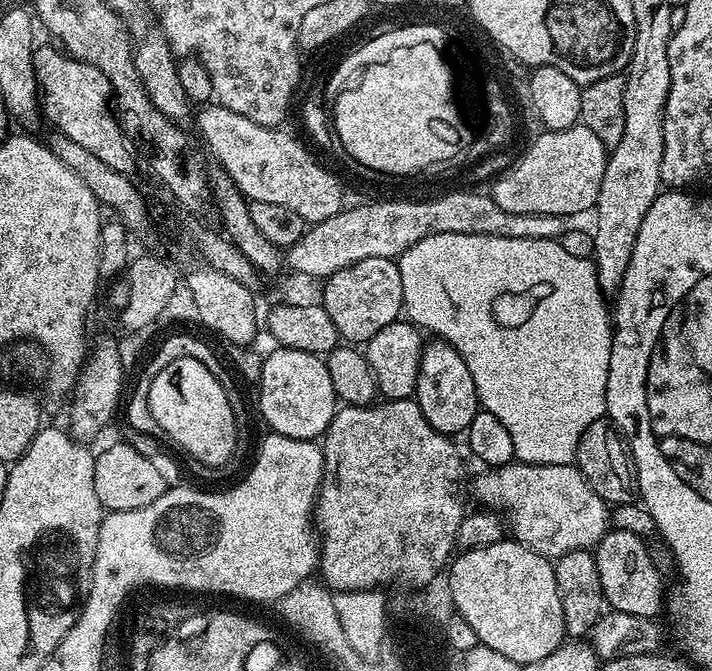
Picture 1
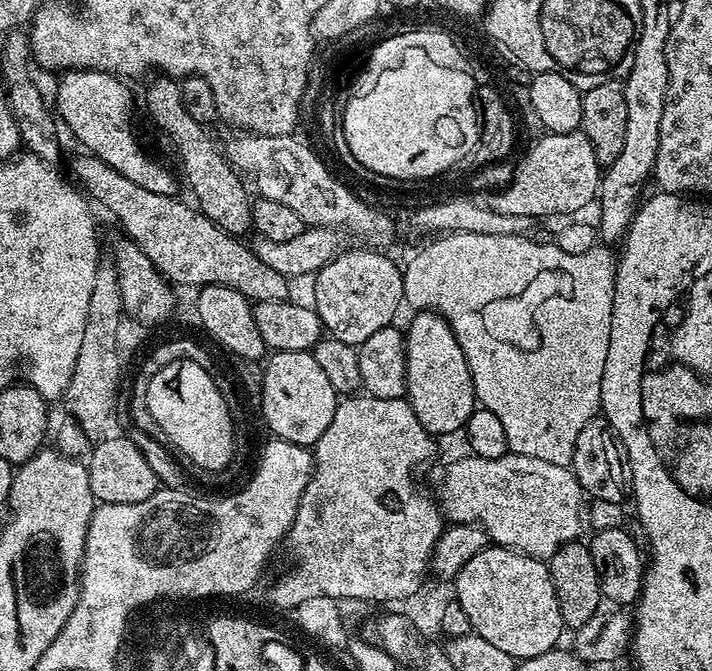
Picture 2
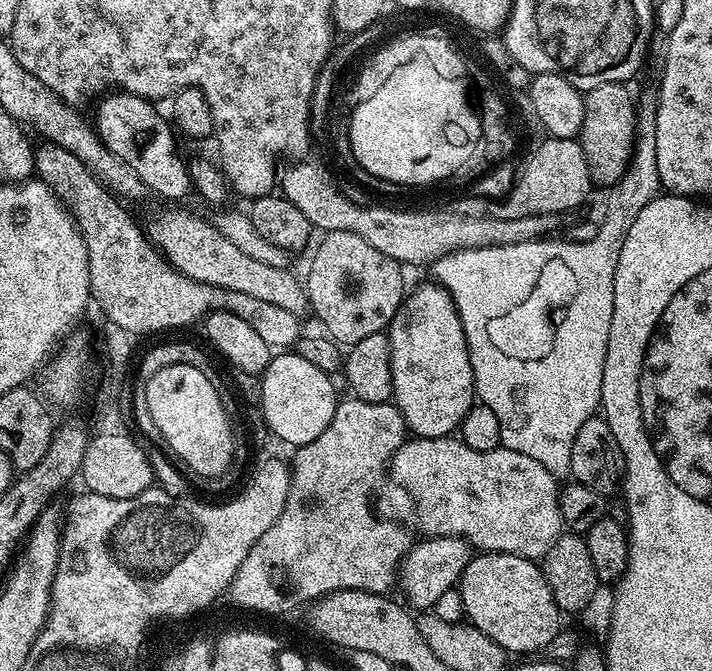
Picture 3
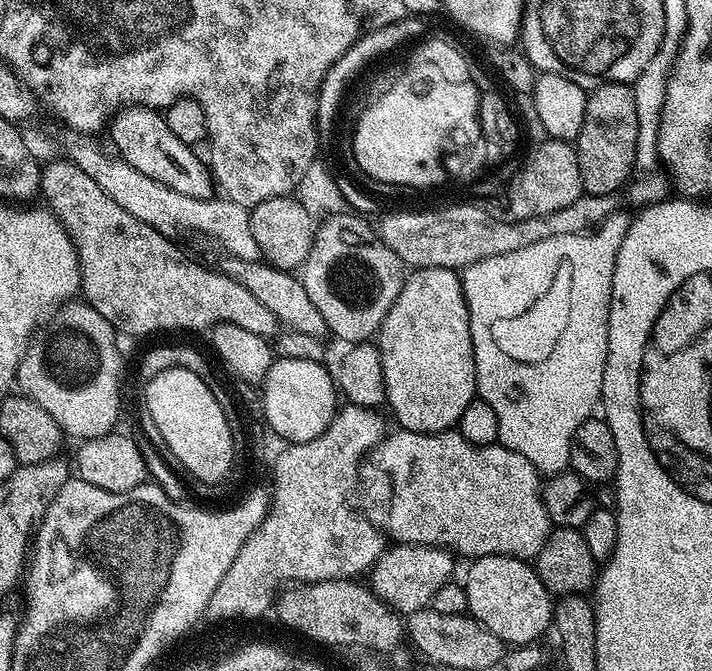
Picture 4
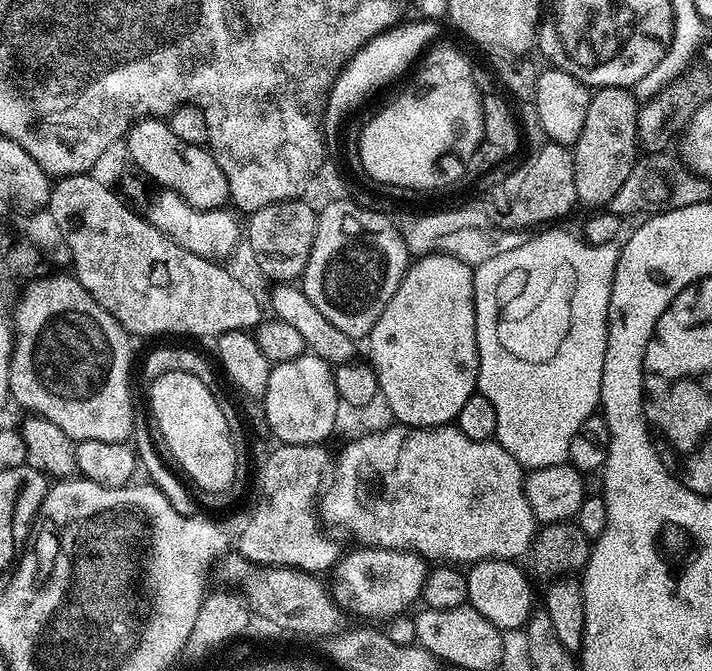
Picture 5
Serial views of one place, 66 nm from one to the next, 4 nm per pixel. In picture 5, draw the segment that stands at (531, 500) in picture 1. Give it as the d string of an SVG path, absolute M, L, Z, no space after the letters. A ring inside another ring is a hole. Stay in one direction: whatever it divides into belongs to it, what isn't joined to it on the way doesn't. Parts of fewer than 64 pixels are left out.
M399 422L394 423L392 428L382 430L381 432L368 432L364 435L357 435L355 438L349 439L347 441L348 445L345 446L340 461L335 461L334 464L334 472L336 468L336 477L331 480L327 485L326 491L322 496L322 514L334 524L341 524L342 527L345 528L348 532L353 532L354 535L360 539L359 543L364 546L371 546L374 548L393 548L394 550L402 550L403 552L418 552L421 556L424 557L425 561L428 562L455 562L460 566L471 566L476 563L477 560L510 560L515 561L516 556L524 556L527 557L529 555L530 549L532 547L532 542L536 538L536 534L538 531L538 521L536 519L536 515L532 512L532 507L530 506L530 502L526 498L526 490L524 489L524 482L526 479L525 469L521 468L520 464L514 459L513 456L508 453L506 449L503 448L500 444L493 442L492 440L471 440L470 438L466 438L466 434L462 434L460 429L455 426L441 426L439 428L412 428L408 424L402 424Z

